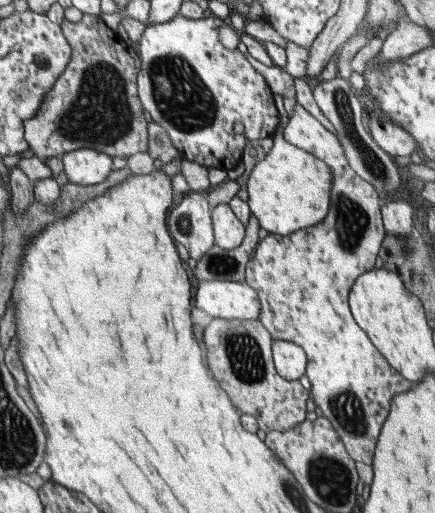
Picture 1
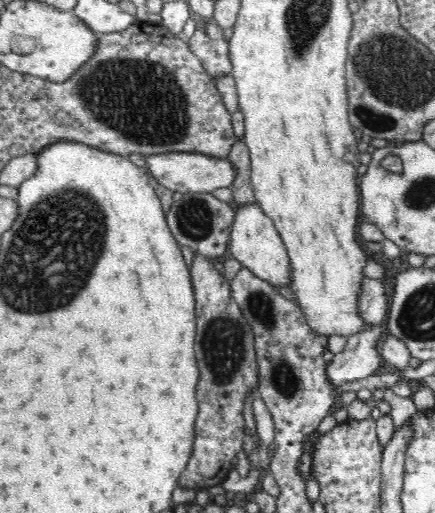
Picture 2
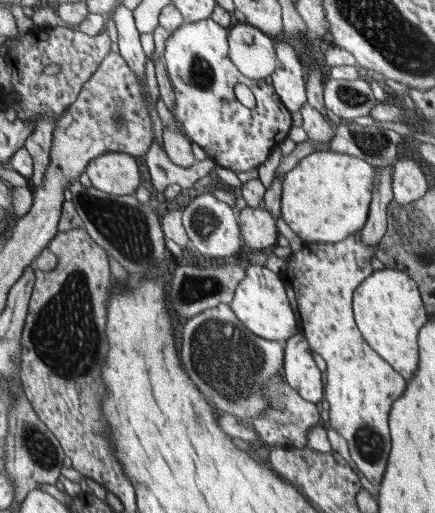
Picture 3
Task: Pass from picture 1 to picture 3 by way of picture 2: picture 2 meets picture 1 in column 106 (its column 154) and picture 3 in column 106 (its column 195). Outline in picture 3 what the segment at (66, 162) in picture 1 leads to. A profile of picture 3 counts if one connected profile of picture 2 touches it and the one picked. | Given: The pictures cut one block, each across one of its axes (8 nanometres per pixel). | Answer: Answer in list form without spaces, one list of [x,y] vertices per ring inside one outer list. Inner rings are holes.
[[[110,152],[98,156],[86,168],[92,187],[111,195],[122,196],[135,194],[140,184],[140,170],[131,155]]]

